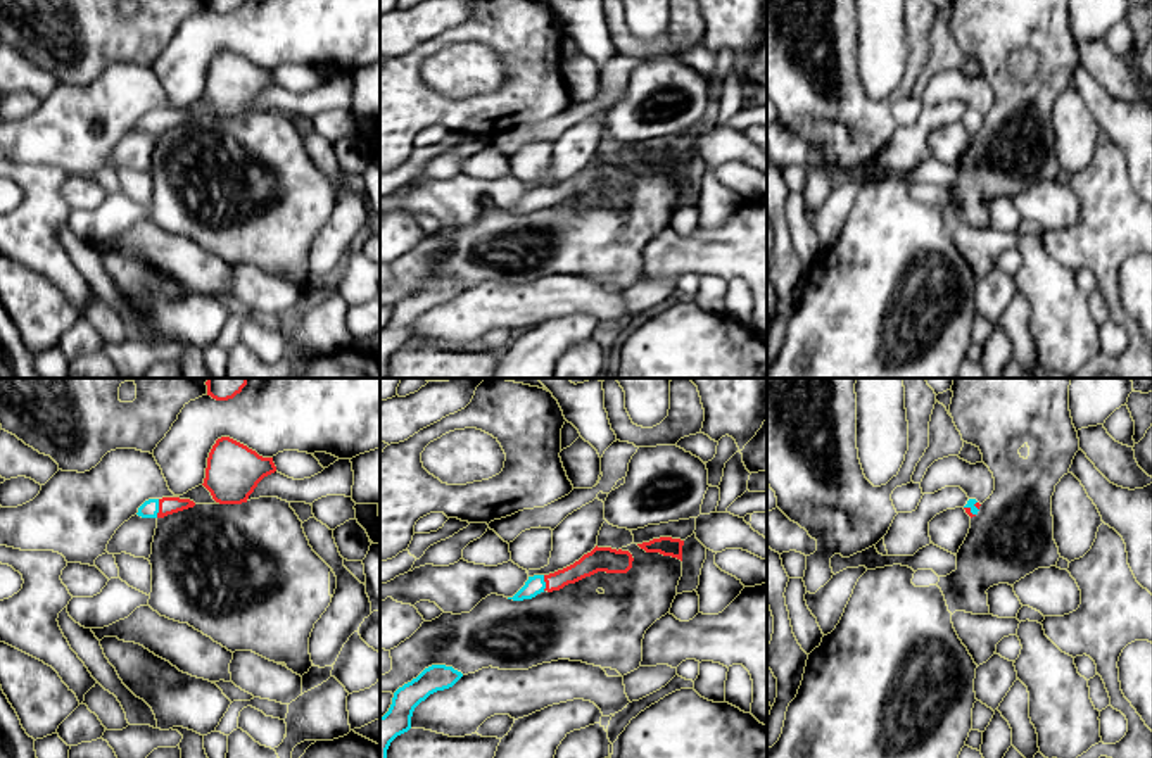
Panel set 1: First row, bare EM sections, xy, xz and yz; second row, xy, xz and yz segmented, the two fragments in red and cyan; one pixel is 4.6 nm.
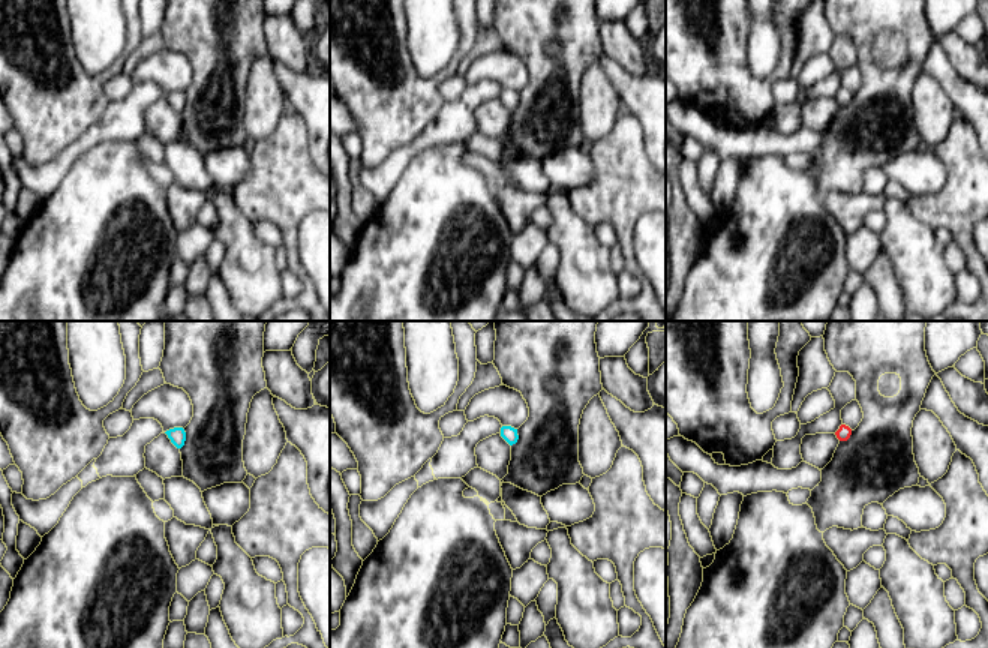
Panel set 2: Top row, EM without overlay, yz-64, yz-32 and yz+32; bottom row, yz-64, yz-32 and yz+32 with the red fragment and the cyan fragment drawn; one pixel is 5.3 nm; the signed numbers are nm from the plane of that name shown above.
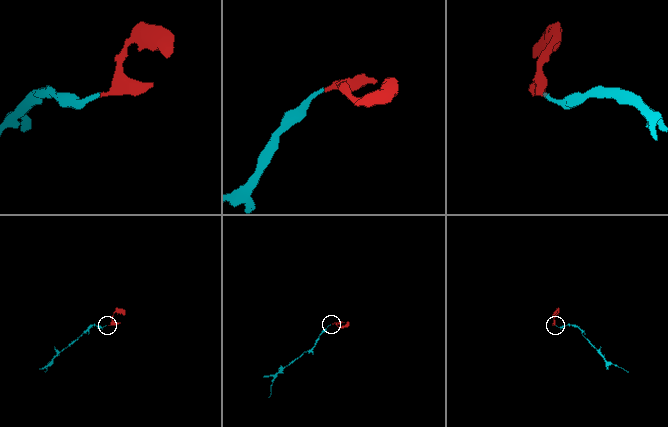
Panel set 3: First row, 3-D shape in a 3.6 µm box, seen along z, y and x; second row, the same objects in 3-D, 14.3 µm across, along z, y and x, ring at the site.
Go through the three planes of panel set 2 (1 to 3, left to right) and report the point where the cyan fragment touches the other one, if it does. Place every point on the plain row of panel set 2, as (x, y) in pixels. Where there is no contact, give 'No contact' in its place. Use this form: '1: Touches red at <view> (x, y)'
1: No contact
2: No contact
3: No contact

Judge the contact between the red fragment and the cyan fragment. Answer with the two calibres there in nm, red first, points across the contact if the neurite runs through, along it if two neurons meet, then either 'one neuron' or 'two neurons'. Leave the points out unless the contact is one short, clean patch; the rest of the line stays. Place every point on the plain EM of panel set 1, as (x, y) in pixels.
80 nm thick on the red side, 80 nm on the other; one neuron

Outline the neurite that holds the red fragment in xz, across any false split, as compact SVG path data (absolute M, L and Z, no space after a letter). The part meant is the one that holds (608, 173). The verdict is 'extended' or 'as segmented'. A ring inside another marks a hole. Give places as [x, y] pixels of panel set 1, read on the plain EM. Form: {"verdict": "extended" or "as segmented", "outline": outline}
{"verdict": "extended", "outline": "M594 161L591 166L584 167L579 174L573 178L558 183L549 188L534 188L529 190L525 199L508 212L513 214L523 214L532 212L537 207L548 204L560 204L568 197L575 197L585 190L591 190L598 185L606 186L627 186L632 181L632 167L629 164L622 162L611 162L611 161Z"}

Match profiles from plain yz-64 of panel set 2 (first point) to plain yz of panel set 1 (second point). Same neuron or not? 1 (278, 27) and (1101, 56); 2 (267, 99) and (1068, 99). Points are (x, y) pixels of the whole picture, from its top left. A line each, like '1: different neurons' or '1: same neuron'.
1: same neuron
2: same neuron

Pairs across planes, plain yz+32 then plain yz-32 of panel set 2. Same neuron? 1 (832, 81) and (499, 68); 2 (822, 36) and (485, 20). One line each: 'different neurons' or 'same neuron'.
1: different neurons
2: different neurons

